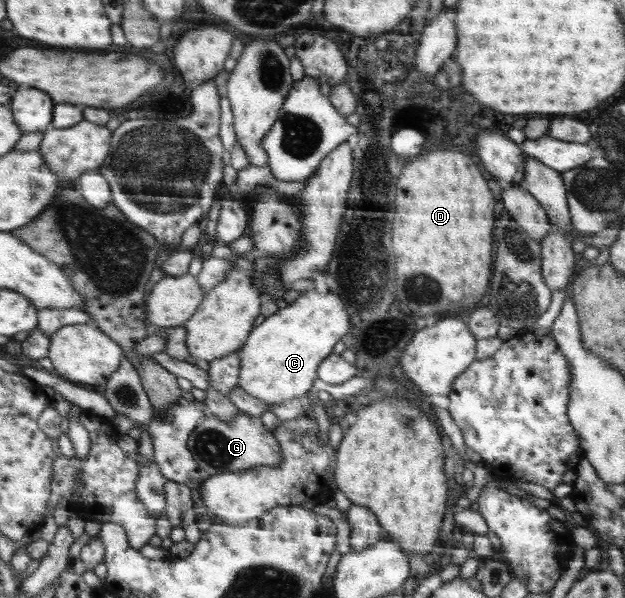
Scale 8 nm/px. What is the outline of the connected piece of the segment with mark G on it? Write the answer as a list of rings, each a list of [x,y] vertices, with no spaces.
[[[241,411],[228,422],[222,422],[219,418],[207,414],[199,427],[192,432],[189,449],[209,476],[222,475],[227,471],[245,471],[259,465],[275,467],[282,460],[276,439],[260,418],[253,418]]]

